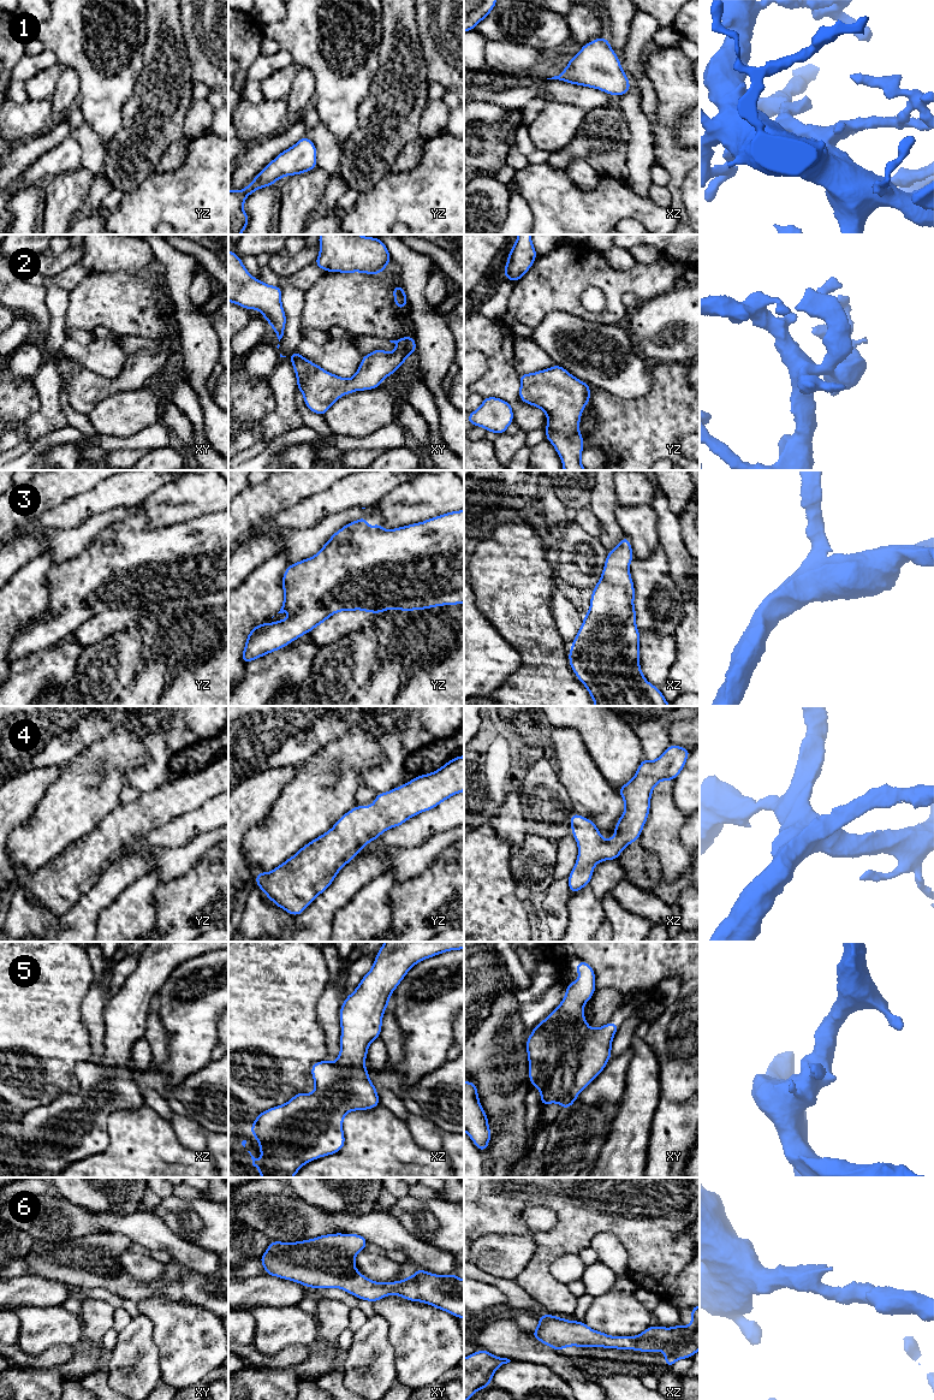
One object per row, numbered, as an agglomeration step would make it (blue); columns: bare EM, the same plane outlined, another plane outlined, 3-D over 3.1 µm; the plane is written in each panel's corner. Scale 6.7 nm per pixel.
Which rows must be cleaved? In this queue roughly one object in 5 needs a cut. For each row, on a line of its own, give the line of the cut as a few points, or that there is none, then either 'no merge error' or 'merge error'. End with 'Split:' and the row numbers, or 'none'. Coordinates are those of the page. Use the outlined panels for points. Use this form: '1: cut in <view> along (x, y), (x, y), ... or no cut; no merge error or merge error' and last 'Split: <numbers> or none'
1: no cut; no merge error
2: no cut; no merge error
3: no cut; no merge error
4: no cut; no merge error
5: no cut; no merge error
6: no cut; no merge error
Split: none

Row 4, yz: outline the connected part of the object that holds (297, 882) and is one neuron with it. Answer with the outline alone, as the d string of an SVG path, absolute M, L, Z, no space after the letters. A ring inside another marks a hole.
M464 755L447 761L432 773L421 775L391 791L377 794L371 807L355 806L340 817L329 831L302 847L280 866L268 873L256 872L256 886L261 888L275 906L291 915L299 915L369 842L379 838L387 829L397 827L411 817L433 809L462 791L464 791Z

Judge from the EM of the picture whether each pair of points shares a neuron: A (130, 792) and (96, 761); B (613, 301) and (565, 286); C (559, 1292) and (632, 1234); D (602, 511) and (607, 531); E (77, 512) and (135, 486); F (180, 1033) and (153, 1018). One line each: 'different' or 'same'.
A: different
B: same
C: same
D: same
E: same
F: different

